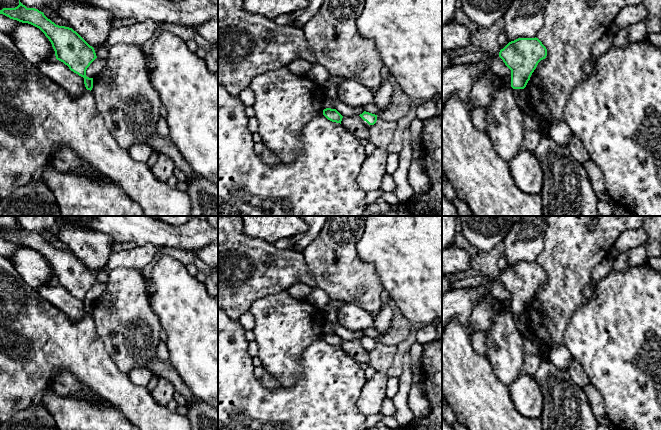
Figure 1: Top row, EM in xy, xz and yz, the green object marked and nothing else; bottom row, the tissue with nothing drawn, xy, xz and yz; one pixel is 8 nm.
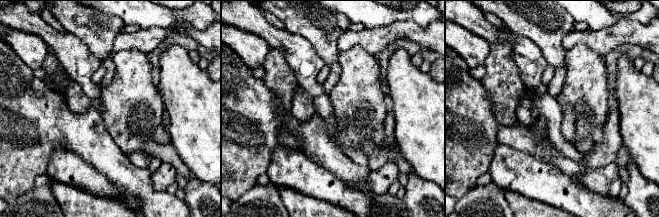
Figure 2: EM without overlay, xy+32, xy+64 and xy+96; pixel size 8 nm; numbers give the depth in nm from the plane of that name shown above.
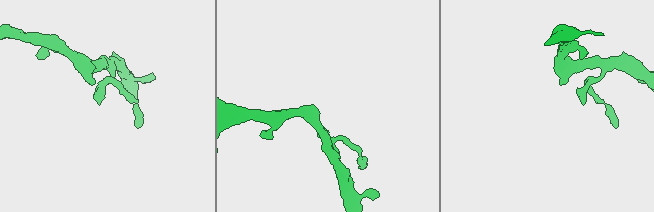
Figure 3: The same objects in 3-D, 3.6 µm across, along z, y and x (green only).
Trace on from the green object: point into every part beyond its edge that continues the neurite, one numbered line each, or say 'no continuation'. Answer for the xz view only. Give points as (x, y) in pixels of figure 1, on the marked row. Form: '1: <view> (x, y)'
no continuation

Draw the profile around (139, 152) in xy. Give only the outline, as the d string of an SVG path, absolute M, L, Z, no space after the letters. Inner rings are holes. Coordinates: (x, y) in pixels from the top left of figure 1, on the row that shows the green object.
M146 143L134 144L128 150L128 153L133 160L137 162L142 162L142 163L147 162L152 152L153 152L153 149Z

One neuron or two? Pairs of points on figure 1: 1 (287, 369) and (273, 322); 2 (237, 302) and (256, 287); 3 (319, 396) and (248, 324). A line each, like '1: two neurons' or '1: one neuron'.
1: one neuron
2: one neuron
3: two neurons

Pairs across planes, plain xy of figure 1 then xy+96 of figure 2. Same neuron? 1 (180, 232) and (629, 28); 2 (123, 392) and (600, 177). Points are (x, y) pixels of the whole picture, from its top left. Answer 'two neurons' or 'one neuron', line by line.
1: two neurons
2: two neurons

